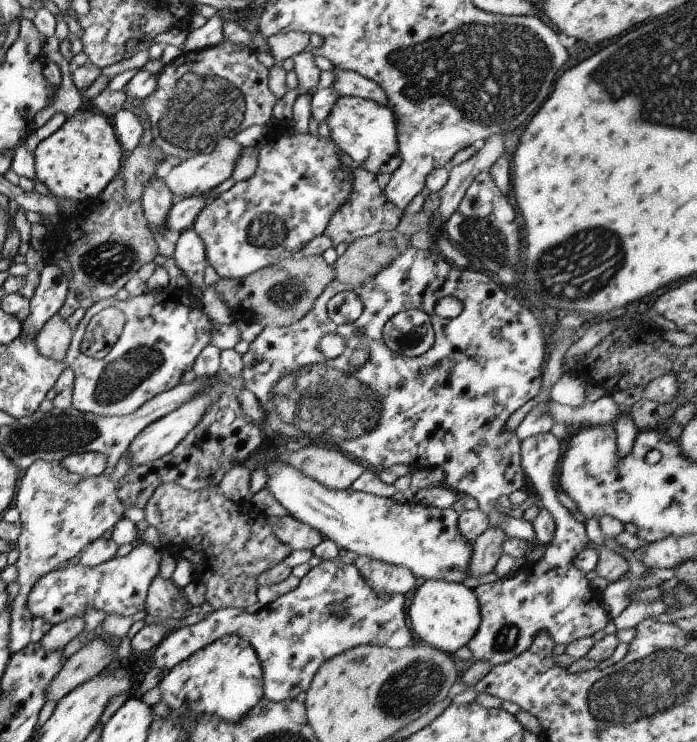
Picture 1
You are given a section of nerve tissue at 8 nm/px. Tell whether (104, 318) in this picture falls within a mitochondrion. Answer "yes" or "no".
no

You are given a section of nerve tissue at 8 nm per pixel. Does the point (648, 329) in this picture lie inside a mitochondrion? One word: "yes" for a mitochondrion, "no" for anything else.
no

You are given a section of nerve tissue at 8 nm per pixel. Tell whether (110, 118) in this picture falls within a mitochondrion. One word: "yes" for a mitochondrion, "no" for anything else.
no

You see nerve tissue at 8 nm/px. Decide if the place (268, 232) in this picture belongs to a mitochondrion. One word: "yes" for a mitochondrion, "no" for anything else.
yes

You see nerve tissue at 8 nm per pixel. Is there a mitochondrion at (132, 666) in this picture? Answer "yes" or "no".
no

